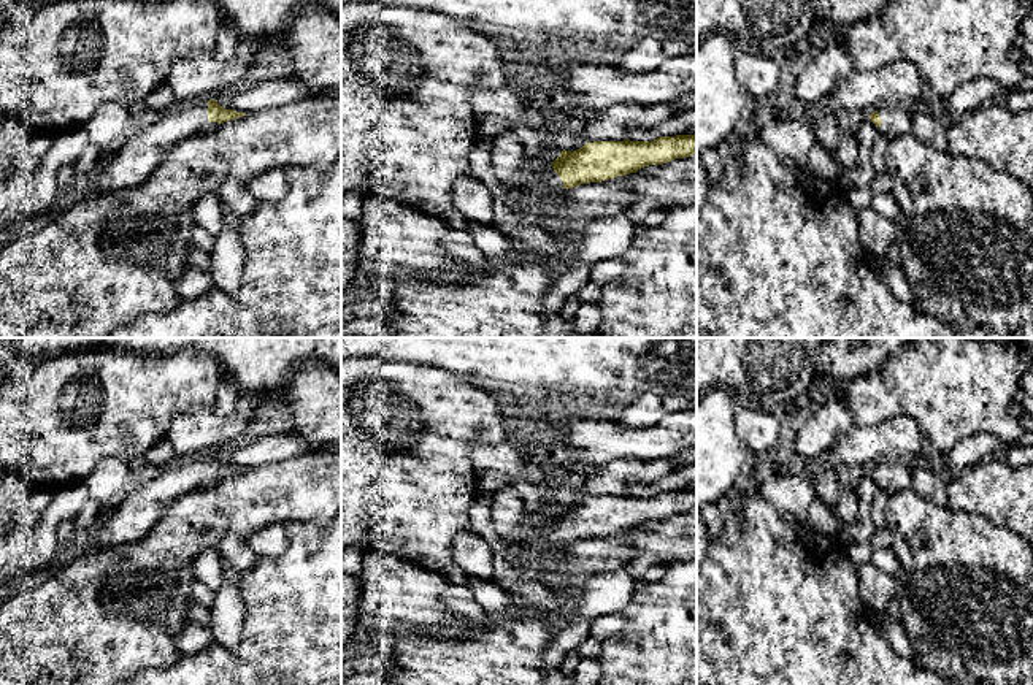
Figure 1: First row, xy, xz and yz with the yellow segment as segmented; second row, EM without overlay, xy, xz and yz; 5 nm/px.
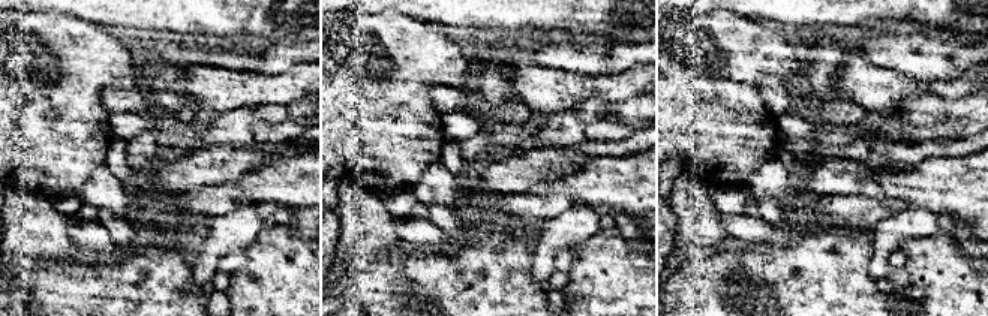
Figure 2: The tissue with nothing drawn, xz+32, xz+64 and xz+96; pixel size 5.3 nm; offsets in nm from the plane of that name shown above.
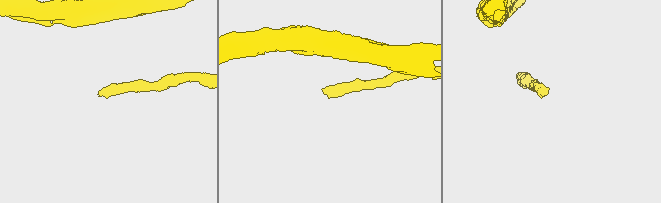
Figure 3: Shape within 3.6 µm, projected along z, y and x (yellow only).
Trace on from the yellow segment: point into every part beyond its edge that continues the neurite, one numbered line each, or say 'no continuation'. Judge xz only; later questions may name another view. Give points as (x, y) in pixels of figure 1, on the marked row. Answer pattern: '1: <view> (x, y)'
1: xz (545, 181)

